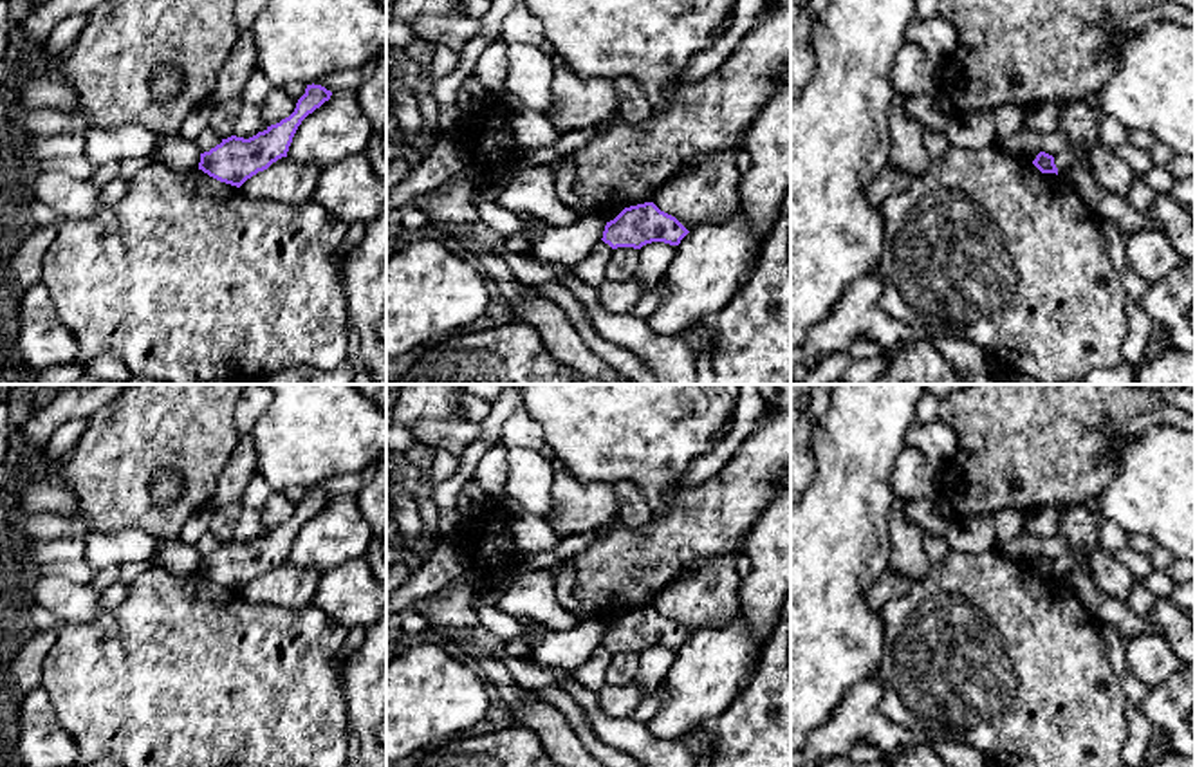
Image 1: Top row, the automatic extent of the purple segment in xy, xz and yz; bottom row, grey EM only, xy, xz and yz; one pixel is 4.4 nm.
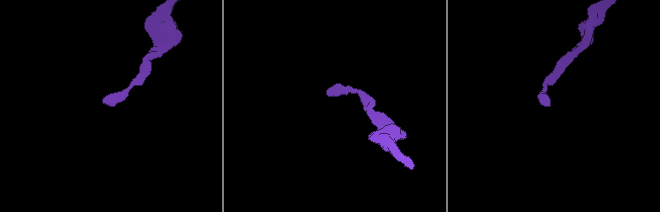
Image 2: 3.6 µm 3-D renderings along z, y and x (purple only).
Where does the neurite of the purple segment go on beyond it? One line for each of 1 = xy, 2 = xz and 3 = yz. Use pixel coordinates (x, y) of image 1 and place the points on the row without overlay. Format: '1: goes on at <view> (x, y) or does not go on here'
1: does not go on here
2: does not go on here
3: does not go on here

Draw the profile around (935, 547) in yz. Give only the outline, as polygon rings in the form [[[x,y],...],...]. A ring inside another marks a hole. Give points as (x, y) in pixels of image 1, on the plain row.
[[[926,534],[922,547],[931,563],[939,563],[950,554],[950,547],[940,536]]]

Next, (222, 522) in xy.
[[[240,498],[229,505],[215,507],[208,531],[213,536],[217,536],[222,543],[227,543],[233,540],[238,518],[240,518]]]

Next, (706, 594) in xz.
[[[738,549],[690,568],[662,588],[652,606],[675,621],[688,635],[699,628],[731,621],[740,610],[742,576],[736,561],[742,554],[744,549]]]

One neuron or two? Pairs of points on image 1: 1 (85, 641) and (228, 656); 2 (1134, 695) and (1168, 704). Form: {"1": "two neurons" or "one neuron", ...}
{"1": "one neuron", "2": "two neurons"}

